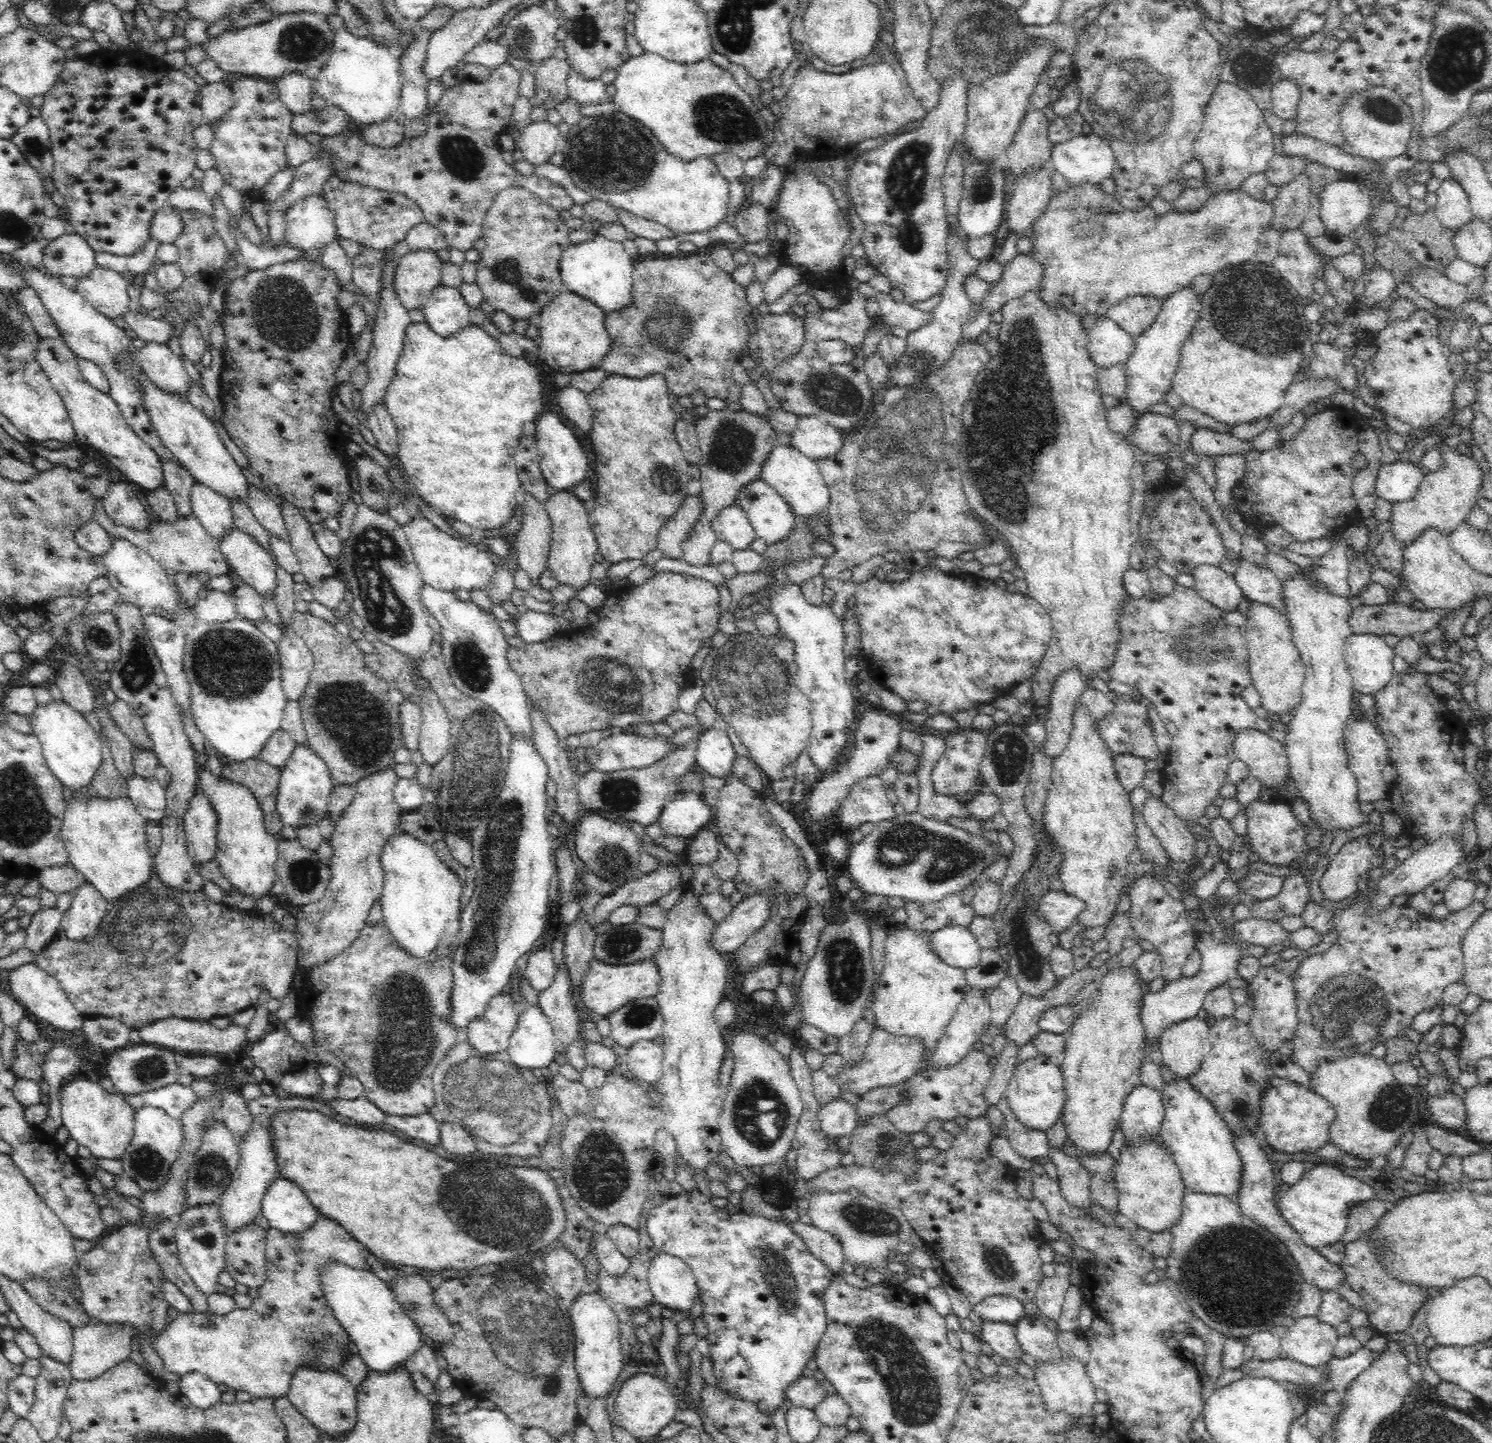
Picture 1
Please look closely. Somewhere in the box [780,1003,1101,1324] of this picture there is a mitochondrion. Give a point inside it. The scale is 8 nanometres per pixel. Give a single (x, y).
(867, 1220)

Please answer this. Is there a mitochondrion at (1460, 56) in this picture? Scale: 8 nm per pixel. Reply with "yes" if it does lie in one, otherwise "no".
yes

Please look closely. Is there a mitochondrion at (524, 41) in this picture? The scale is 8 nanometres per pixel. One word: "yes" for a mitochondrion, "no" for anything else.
yes

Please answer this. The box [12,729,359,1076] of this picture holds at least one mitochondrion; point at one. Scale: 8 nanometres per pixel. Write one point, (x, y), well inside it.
(154, 930)

